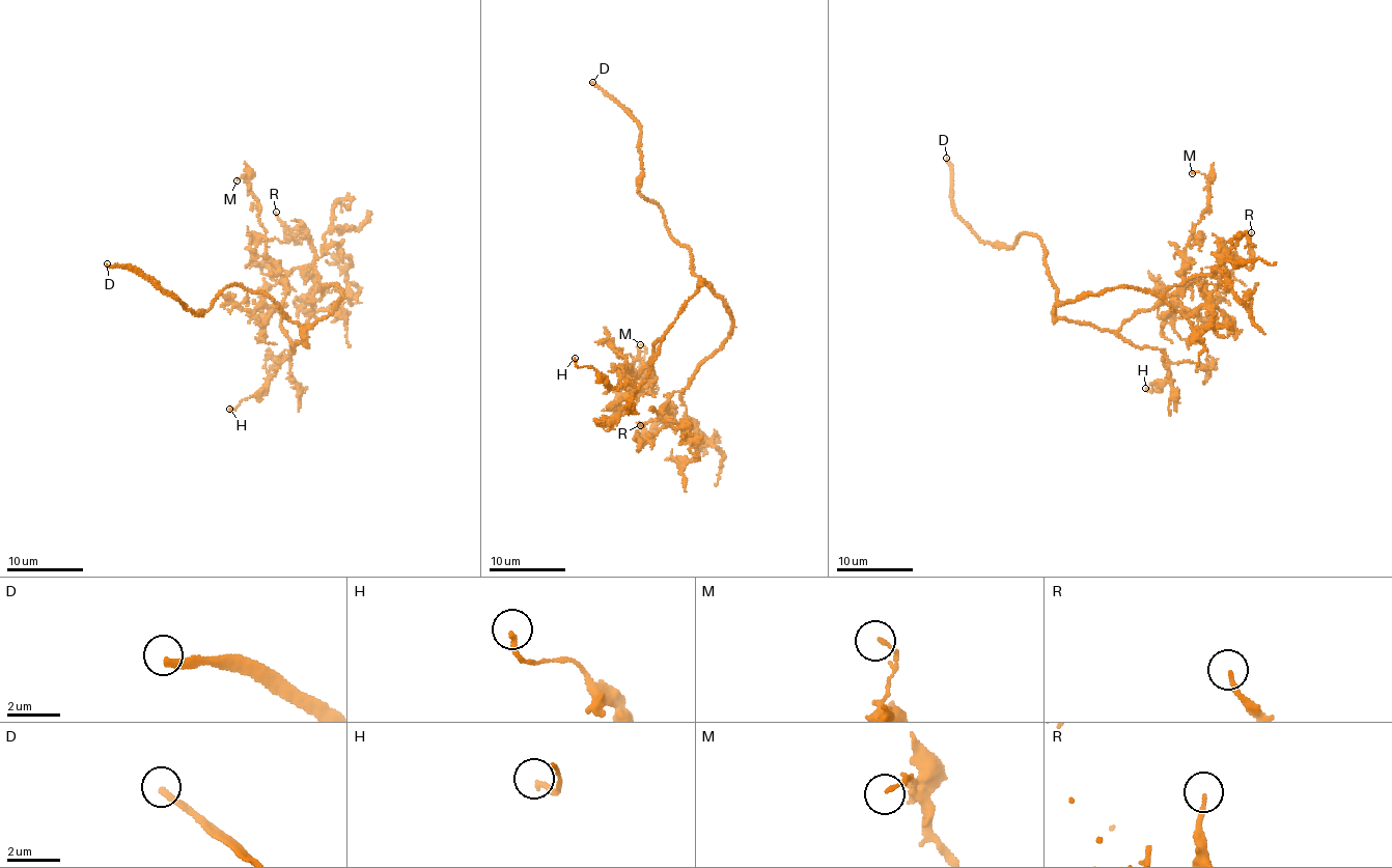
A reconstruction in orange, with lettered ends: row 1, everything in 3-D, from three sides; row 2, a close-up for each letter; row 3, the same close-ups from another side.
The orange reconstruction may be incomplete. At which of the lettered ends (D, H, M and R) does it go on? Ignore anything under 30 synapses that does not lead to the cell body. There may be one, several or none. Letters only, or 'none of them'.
D

